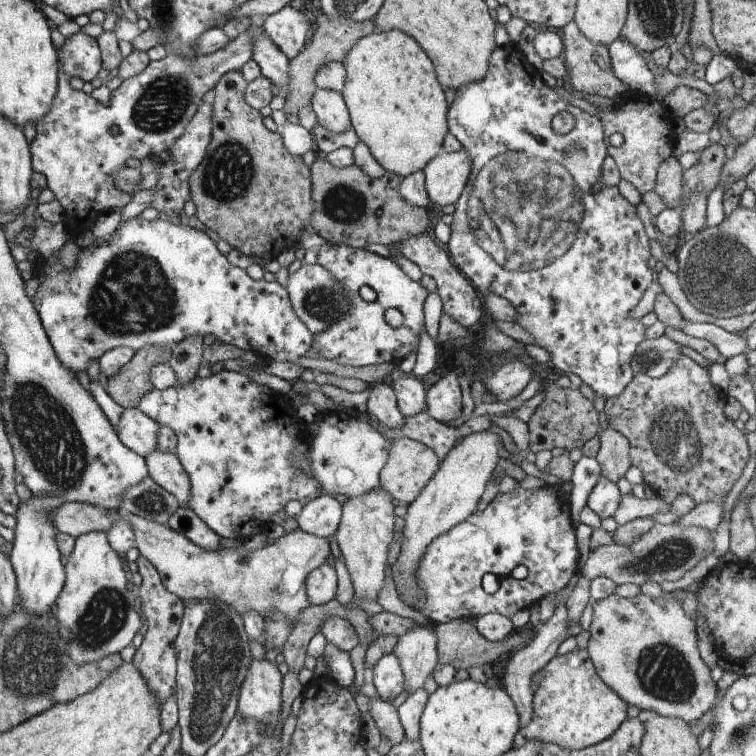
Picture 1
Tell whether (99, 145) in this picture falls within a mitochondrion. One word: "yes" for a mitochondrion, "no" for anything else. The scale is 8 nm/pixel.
no

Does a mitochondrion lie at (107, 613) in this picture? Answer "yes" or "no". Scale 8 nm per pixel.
yes

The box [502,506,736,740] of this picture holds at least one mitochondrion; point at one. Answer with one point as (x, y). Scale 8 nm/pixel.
(663, 671)

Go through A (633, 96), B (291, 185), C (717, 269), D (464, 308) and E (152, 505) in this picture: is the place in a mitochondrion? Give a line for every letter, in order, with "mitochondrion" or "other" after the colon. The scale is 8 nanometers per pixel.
A: other
B: other
C: mitochondrion
D: other
E: mitochondrion

